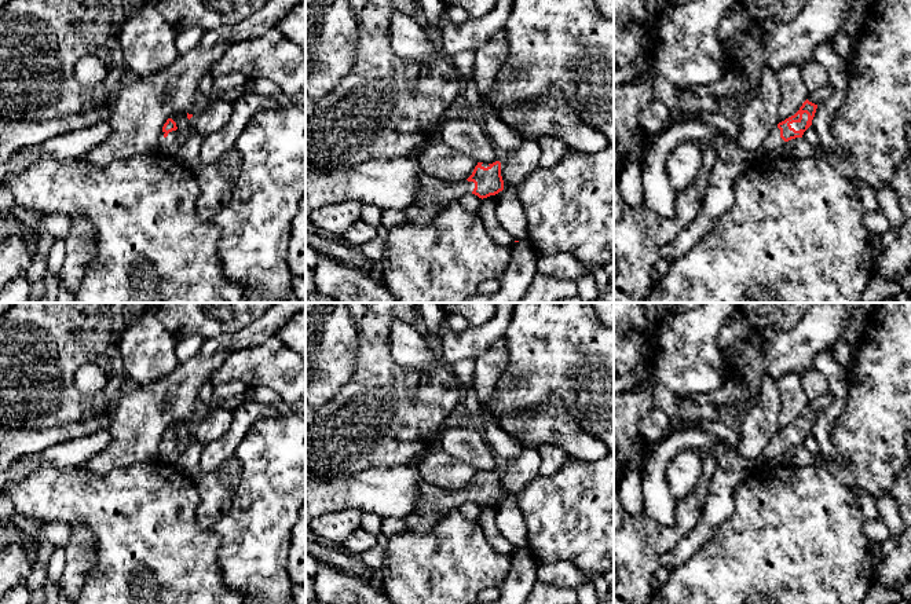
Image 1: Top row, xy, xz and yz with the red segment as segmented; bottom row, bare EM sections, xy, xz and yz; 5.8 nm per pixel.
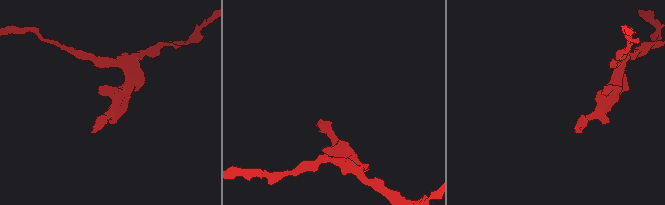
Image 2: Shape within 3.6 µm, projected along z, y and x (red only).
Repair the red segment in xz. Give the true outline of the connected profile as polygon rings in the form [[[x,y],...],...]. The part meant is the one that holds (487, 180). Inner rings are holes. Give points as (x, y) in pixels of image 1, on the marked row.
[[[500,161],[493,164],[478,162],[472,175],[462,183],[444,183],[422,173],[417,202],[405,213],[409,224],[427,224],[449,202],[460,201],[468,193],[483,199],[502,190]]]

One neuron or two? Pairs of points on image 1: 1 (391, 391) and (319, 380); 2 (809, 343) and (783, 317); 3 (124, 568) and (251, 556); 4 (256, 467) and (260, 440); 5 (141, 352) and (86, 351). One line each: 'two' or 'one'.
1: two
2: two
3: two
4: one
5: two

